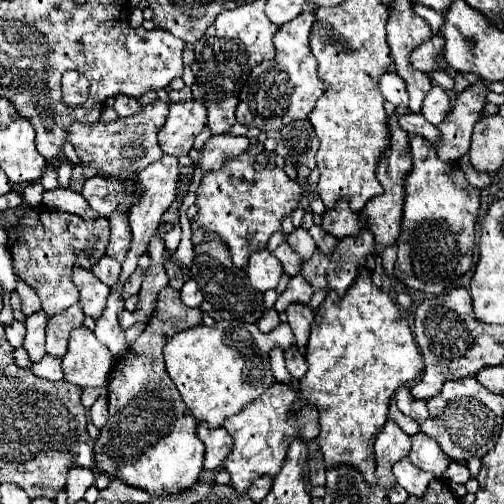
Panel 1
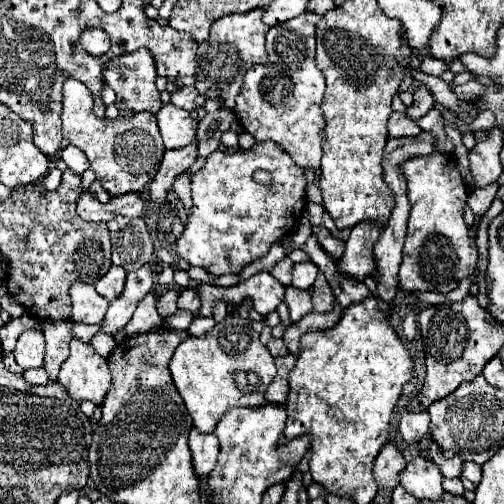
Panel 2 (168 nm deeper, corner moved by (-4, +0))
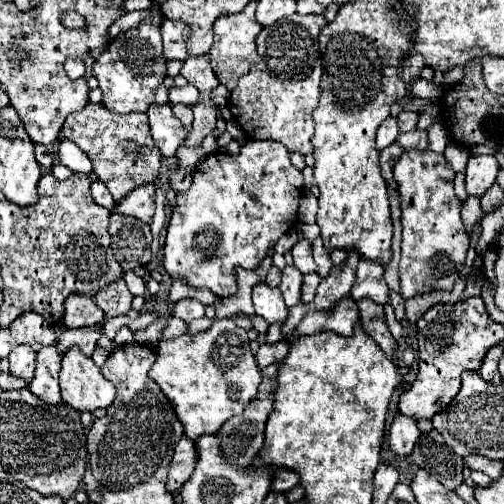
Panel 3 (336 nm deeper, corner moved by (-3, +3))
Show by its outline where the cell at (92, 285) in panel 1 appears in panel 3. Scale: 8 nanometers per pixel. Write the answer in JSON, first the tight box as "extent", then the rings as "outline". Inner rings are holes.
{"extent":[62,293,104,329],"outline":[[[72,293],[66,299],[66,311],[62,317],[62,323],[66,323],[66,327],[70,329],[92,327],[102,321],[104,321],[104,313],[102,309],[98,309],[92,297],[86,297],[82,293]]]}

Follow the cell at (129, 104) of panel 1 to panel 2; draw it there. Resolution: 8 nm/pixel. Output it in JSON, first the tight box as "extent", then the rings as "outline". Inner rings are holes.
{"extent":[103,48,163,116],"outline":[[[139,48],[125,56],[115,56],[115,60],[109,60],[103,68],[103,80],[115,90],[115,106],[119,108],[121,116],[133,116],[137,112],[159,112],[163,102],[159,100],[155,78],[155,60],[151,58],[151,52],[147,52],[147,48]]]}

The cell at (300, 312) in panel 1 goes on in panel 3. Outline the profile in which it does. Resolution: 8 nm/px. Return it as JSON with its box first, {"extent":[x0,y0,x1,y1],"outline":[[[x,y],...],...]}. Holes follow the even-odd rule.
{"extent":[280,265,302,307],"outline":[[[286,265],[282,269],[282,283],[280,291],[284,295],[284,301],[288,307],[294,307],[300,303],[300,293],[302,293],[302,273],[294,269],[292,265]]]}

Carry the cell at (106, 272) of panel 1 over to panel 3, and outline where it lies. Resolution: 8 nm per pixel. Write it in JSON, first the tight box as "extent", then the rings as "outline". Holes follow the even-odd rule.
{"extent":[94,277,134,317],"outline":[[[120,277],[118,281],[114,281],[114,283],[106,285],[104,289],[100,289],[94,295],[94,301],[102,307],[102,311],[104,311],[106,317],[116,317],[116,315],[128,313],[132,297],[134,295],[128,291],[124,277]]]}

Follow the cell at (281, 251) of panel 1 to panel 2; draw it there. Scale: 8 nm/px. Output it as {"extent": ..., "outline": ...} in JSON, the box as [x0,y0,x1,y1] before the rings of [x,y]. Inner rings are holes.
{"extent":[271,258,293,284],"outline":[[[283,258],[273,270],[271,270],[271,276],[275,276],[275,280],[279,280],[281,284],[291,284],[291,268],[293,268],[293,262],[289,258]]]}

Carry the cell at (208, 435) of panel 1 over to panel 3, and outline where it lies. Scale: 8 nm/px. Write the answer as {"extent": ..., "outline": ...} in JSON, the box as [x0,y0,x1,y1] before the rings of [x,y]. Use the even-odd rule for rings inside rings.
{"extent":[166,437,198,493],"outline":[[[182,437],[176,445],[172,465],[170,465],[170,477],[168,477],[168,483],[166,483],[166,487],[172,493],[176,493],[186,483],[186,479],[190,479],[192,473],[194,473],[194,467],[198,463],[198,453],[196,453],[194,445],[196,443],[190,441],[188,437]]]}

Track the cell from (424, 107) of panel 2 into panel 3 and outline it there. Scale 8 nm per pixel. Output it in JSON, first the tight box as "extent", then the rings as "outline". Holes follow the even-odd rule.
{"extent":[398,111,420,131],"outline":[[[402,111],[398,115],[398,127],[400,127],[400,131],[414,129],[416,123],[418,123],[418,117],[420,117],[420,113],[416,113],[416,111]]]}

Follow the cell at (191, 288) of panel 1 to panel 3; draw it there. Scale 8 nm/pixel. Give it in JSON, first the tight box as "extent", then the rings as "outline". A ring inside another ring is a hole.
{"extent":[174,299,204,323],"outline":[[[180,299],[174,305],[174,317],[180,317],[186,323],[190,323],[194,319],[204,317],[204,305],[200,301],[196,301],[196,299]]]}

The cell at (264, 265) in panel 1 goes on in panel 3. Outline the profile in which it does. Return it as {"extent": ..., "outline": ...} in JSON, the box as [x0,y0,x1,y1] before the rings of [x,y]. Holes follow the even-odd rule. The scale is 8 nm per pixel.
{"extent":[252,283,288,323],"outline":[[[256,283],[252,289],[256,315],[264,317],[268,323],[284,323],[288,309],[282,301],[282,293],[278,287],[270,287],[266,283]]]}

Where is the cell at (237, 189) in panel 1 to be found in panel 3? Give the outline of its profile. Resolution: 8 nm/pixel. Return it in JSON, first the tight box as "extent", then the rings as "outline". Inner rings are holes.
{"extent":[164,141,302,297],"outline":[[[246,141],[238,157],[214,153],[204,157],[188,191],[176,195],[176,207],[168,223],[164,245],[164,269],[170,277],[180,277],[192,287],[208,287],[226,297],[236,293],[236,267],[254,269],[274,249],[276,241],[296,225],[302,197],[302,173],[290,163],[290,151],[280,141]]]}

